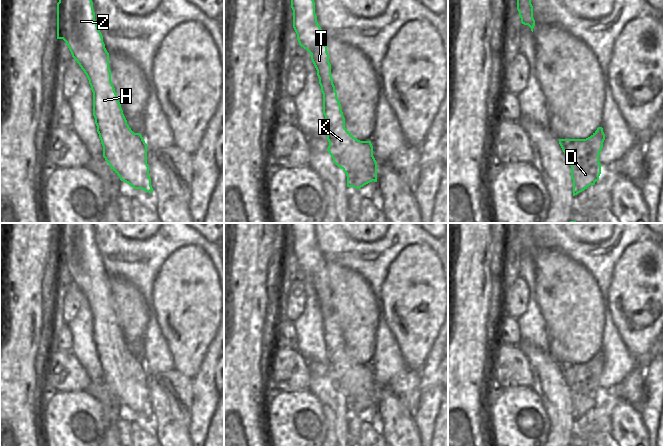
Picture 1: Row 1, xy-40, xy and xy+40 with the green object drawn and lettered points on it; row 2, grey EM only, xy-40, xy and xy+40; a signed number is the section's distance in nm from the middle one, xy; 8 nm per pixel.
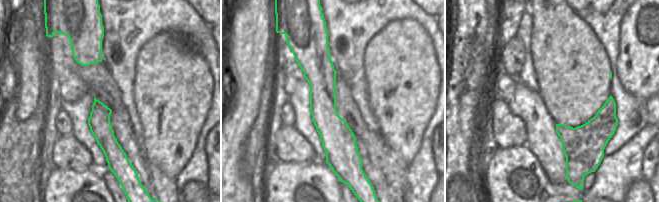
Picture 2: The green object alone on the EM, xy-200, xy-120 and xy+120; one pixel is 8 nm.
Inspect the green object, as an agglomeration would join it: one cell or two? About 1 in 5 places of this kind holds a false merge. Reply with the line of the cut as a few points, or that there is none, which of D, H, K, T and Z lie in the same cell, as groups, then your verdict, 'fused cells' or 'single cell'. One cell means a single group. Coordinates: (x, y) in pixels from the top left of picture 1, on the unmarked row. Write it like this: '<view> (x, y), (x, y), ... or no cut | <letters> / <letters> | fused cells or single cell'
xy (376, 396), (350, 395), (346, 397) | D / H K T Z | fused cells

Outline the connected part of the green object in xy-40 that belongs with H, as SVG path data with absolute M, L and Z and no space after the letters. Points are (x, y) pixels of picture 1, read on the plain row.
M59 223L57 263L66 266L89 304L103 381L121 405L152 417L147 368L140 357L131 354L123 338L111 306L109 277L97 250L91 223Z

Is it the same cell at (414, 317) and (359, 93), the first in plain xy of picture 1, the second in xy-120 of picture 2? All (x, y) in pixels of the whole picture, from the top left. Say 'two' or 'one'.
two

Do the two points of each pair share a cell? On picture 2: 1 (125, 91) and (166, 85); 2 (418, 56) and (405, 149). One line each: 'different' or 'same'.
1: different
2: same

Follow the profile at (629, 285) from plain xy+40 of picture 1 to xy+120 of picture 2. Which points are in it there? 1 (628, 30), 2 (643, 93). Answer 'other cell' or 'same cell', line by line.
1: same cell
2: same cell

